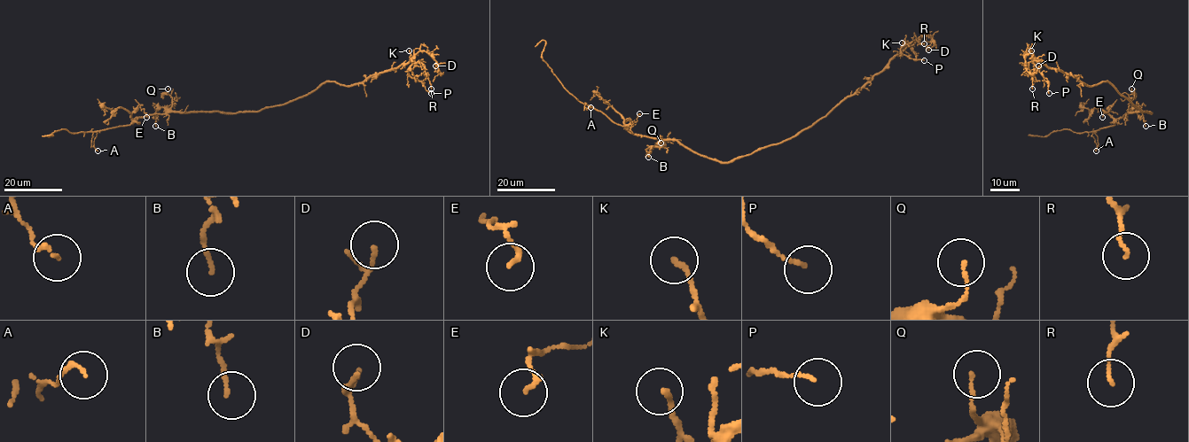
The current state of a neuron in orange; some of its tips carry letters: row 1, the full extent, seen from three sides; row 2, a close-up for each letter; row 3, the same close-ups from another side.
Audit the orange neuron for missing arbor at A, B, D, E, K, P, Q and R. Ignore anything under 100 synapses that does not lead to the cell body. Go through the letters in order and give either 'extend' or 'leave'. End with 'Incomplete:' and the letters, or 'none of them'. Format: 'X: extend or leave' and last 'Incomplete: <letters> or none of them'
A: leave
B: leave
D: leave
E: leave
K: leave
P: leave
Q: leave
R: leave
Incomplete: none of them

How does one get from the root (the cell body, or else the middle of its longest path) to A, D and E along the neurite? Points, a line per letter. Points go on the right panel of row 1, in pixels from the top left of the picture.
A: (1145, 112), (1151, 113), (1129, 112), (1113, 125), (1096, 130), (1096, 151)
D: (1145, 112), (1108, 81), (1087, 85), (1048, 68), (1027, 51), (1026, 69), (1034, 73), (1038, 65)
E: (1145, 112), (1151, 113), (1129, 112), (1115, 119), (1108, 113), (1111, 105), (1109, 111), (1102, 117)

